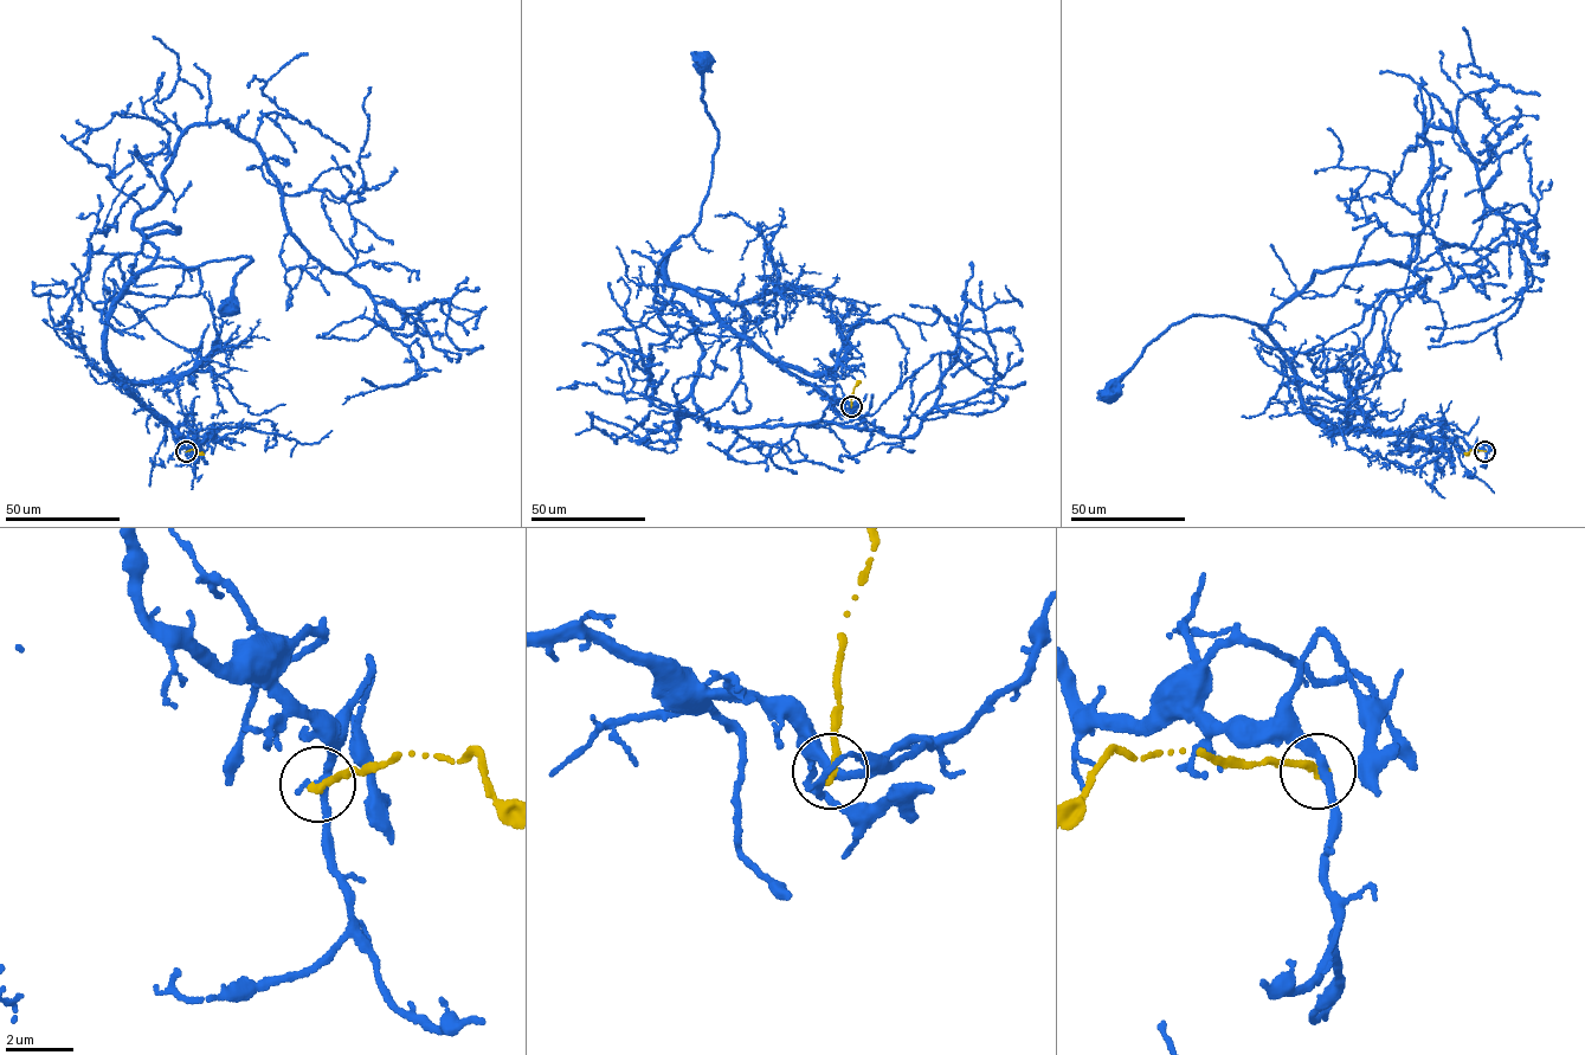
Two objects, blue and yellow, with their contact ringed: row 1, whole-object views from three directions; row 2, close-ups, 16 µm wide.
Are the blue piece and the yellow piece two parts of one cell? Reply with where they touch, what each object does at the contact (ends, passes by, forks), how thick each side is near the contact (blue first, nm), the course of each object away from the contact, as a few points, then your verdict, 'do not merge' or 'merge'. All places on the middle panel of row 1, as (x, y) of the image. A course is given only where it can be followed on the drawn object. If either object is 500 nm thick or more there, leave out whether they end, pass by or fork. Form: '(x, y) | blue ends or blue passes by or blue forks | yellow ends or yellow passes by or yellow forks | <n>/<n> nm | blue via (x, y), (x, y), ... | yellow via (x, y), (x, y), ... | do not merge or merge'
(851, 406) | blue passes by | yellow ends | 280/220 nm | blue via (851, 406), (788, 372), (713, 304), (664, 281), (667, 252), (700, 222), (716, 148), (702, 100), (703, 62) | yellow via (850, 406), (858, 380) | do not merge

